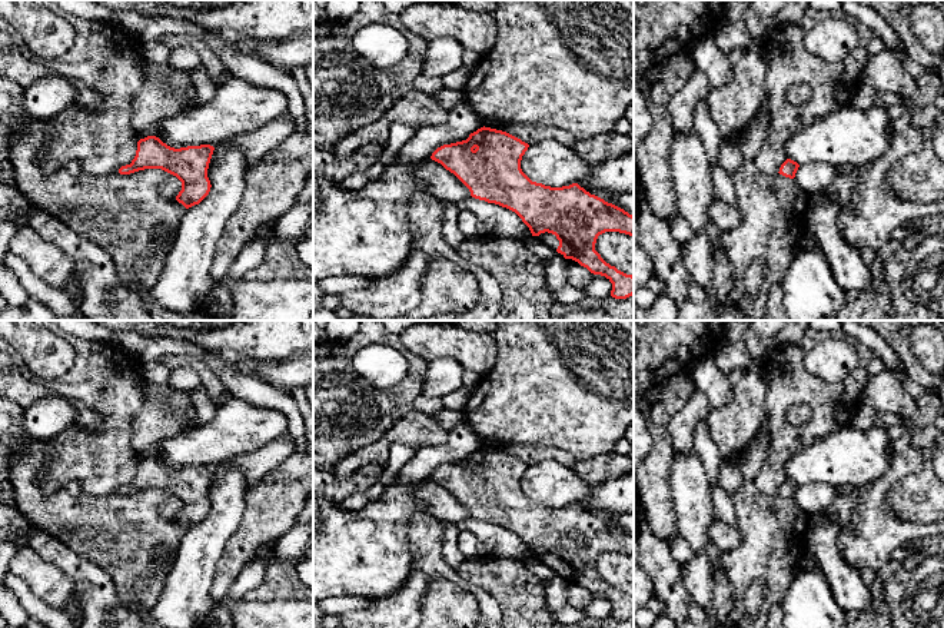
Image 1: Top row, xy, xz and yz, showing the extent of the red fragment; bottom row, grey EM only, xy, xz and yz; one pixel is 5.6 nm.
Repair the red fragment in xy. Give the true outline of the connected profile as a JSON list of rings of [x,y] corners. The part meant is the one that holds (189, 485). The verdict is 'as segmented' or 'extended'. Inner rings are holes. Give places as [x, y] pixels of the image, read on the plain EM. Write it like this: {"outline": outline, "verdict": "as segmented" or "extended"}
{"outline": [[[156,456],[137,462],[136,476],[130,485],[119,489],[120,495],[130,495],[144,489],[162,489],[182,502],[176,521],[186,529],[199,525],[210,512],[207,489],[215,468],[210,465],[174,469]]], "verdict": "as segmented"}

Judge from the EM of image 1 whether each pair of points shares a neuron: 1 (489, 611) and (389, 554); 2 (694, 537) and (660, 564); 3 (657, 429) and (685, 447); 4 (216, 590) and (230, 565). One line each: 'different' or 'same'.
1: different
2: different
3: different
4: same

